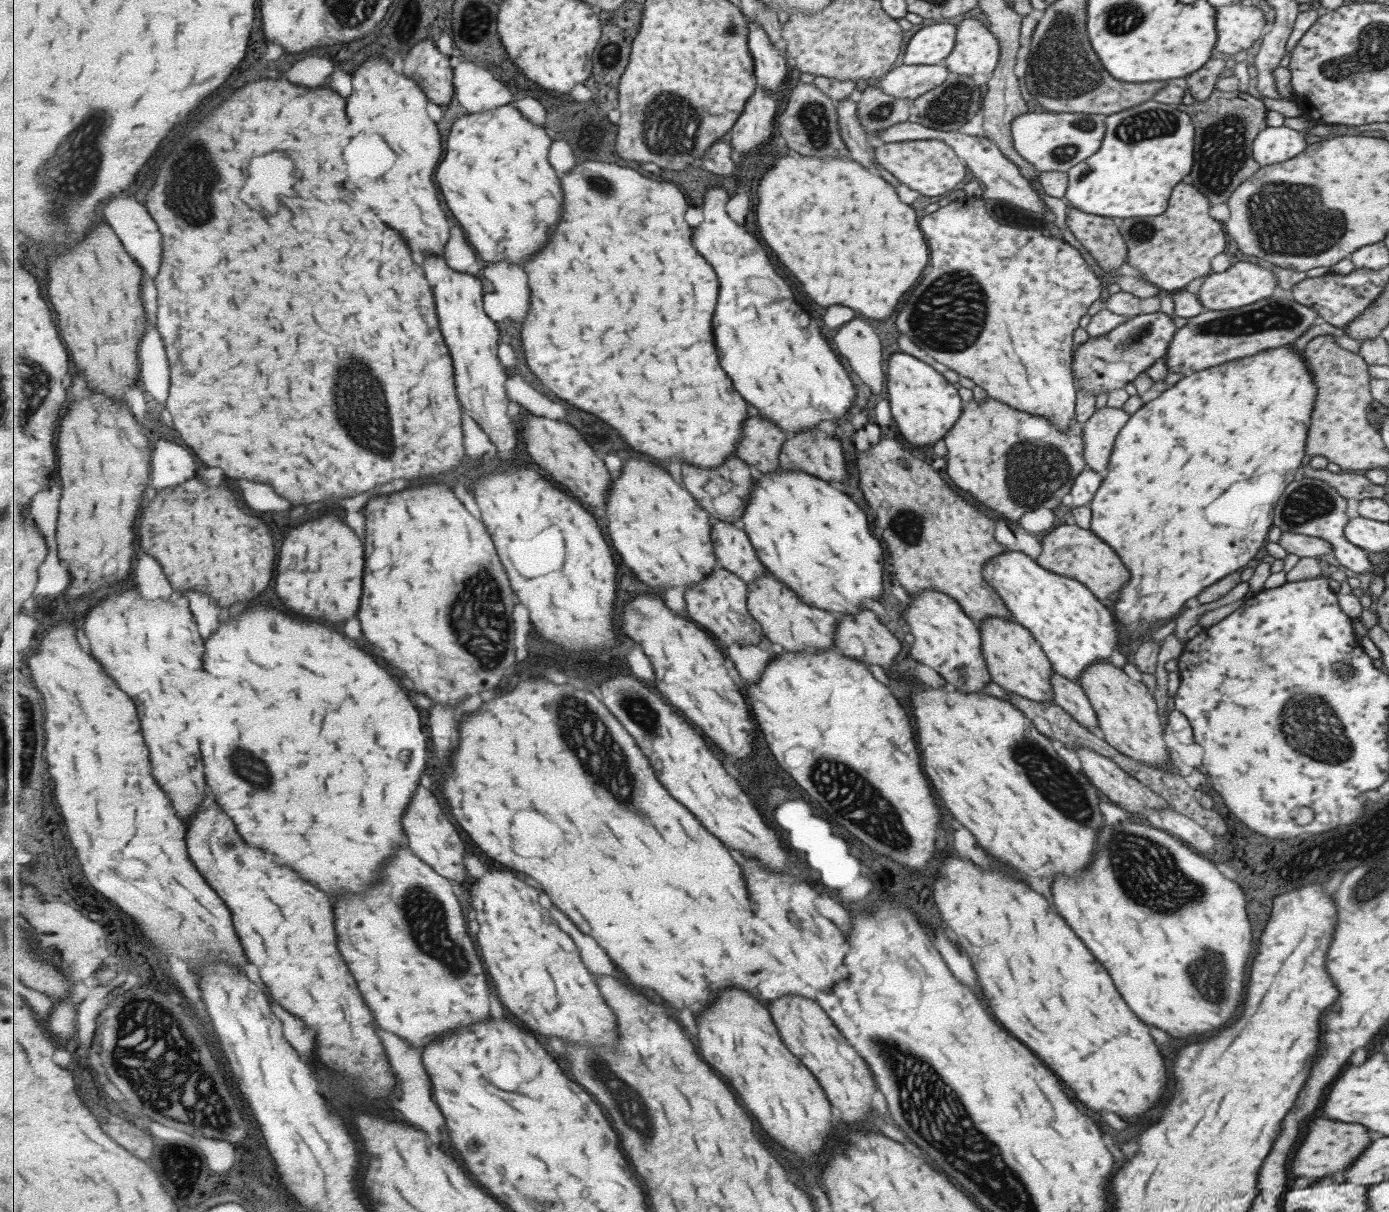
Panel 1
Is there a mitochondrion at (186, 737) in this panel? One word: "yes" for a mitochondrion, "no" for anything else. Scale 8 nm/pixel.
no

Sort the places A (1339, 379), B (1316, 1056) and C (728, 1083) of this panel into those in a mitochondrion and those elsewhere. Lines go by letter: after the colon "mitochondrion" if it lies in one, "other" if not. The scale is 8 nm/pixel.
A: other
B: other
C: other

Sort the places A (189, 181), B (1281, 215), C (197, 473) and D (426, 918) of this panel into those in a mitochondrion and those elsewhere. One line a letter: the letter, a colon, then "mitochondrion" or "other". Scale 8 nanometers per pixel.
A: mitochondrion
B: mitochondrion
C: other
D: mitochondrion

